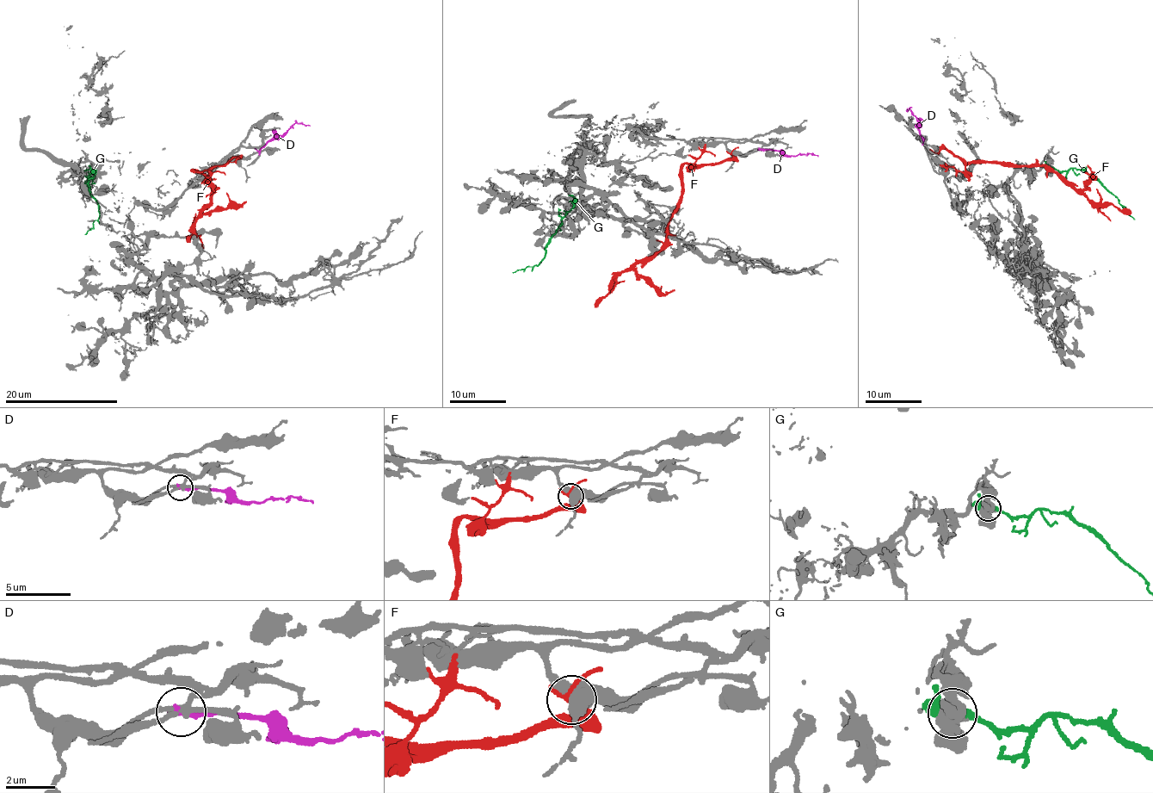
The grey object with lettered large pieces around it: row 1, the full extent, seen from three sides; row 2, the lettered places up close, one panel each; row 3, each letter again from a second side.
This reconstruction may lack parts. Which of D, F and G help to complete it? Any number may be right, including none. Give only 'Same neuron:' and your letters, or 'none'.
Same neuron: G

